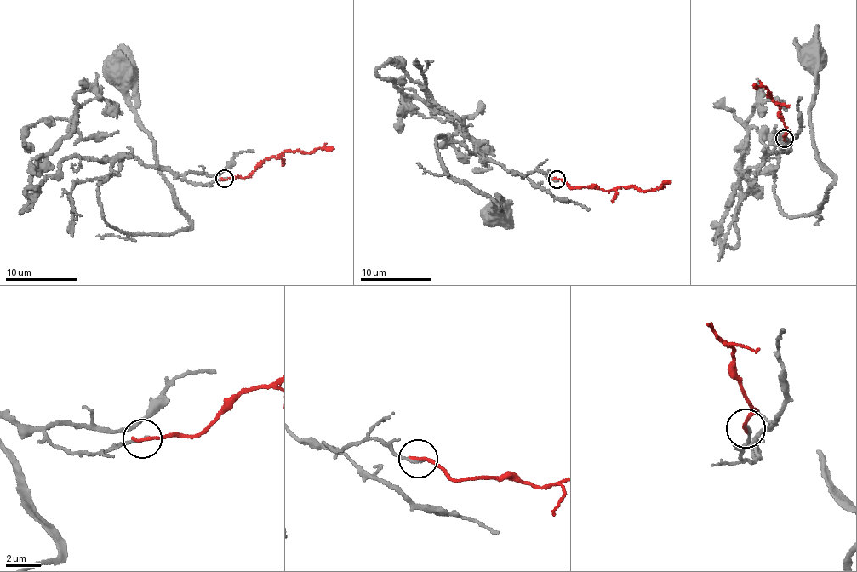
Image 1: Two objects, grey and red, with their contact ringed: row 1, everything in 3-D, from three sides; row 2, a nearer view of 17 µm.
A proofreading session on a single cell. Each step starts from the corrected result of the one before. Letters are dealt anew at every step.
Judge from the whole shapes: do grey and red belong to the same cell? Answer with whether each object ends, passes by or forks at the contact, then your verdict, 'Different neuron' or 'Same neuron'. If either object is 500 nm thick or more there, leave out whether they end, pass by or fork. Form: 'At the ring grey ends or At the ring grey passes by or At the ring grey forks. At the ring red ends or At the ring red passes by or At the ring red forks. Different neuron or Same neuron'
At the ring grey ends. At the ring red ends. Different neuron

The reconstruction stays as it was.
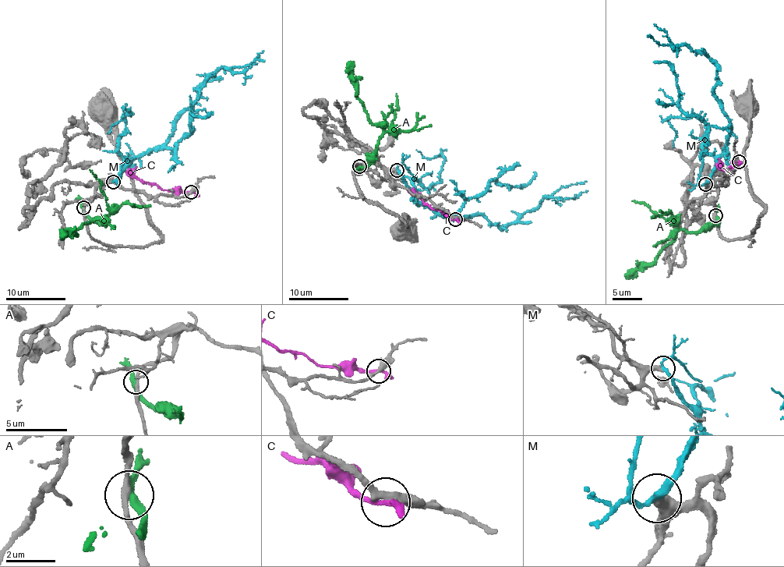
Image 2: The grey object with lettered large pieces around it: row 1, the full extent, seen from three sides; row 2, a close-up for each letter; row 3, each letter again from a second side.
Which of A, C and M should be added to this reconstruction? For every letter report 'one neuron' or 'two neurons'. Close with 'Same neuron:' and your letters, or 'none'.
A: two neurons
C: two neurons
M: one neuron
Same neuron: M

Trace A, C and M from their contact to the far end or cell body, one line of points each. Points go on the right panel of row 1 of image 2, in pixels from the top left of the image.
A: (715, 215), (716, 224), (697, 232), (677, 230), (651, 263), (636, 265), (624, 276)
C: (739, 162), (734, 169), (731, 167), (724, 170), (720, 166)
M: (705, 184), (730, 133), (727, 115), (714, 90), (717, 66), (687, 46), (674, 48), (667, 33), (654, 24)

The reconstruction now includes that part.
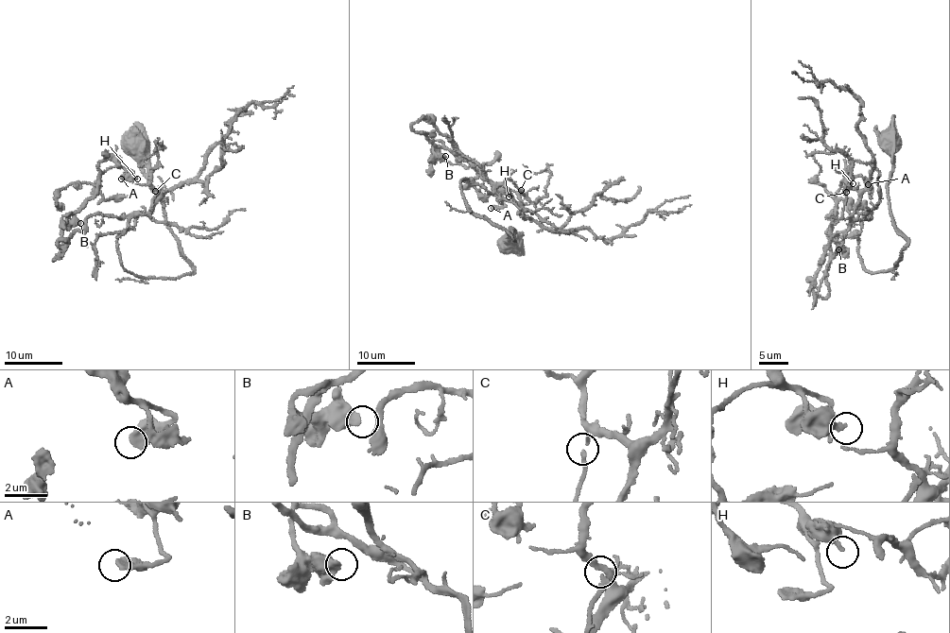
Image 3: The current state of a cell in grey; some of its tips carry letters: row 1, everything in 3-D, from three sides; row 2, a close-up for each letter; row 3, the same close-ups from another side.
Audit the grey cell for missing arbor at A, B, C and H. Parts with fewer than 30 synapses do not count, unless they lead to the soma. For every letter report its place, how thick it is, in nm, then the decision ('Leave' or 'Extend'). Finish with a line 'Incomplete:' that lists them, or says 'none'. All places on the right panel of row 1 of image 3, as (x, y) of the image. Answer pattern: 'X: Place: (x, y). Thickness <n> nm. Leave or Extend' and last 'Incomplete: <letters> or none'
A: Place: (868, 184). Thickness 440 nm. Leave
B: Place: (838, 249). Thickness 480 nm. Leave
C: Place: (846, 192). Thickness 150 nm. Leave
H: Place: (853, 183). Thickness 300 nm. Leave
Incomplete: none

